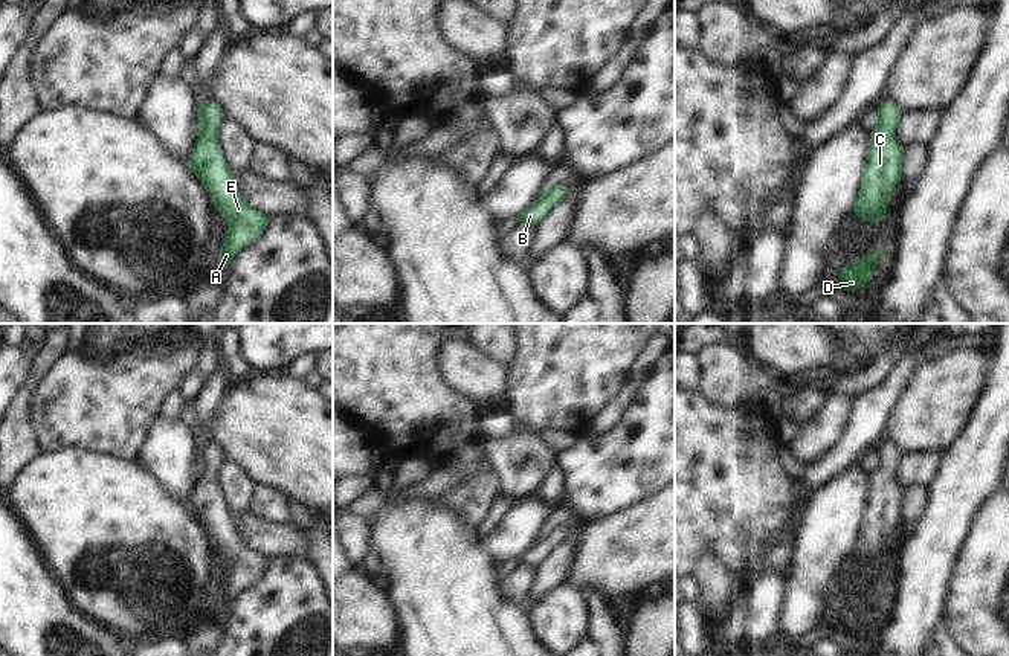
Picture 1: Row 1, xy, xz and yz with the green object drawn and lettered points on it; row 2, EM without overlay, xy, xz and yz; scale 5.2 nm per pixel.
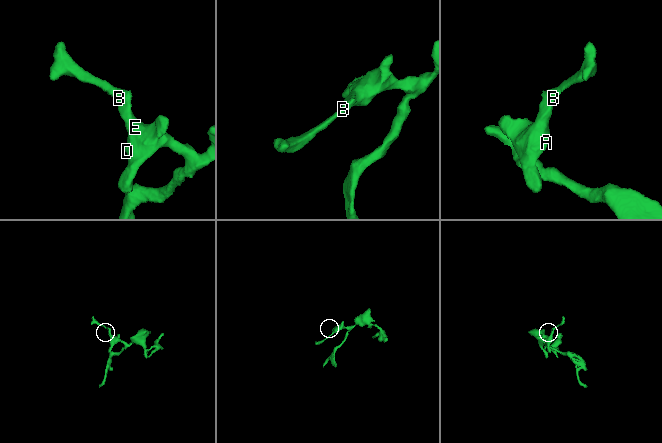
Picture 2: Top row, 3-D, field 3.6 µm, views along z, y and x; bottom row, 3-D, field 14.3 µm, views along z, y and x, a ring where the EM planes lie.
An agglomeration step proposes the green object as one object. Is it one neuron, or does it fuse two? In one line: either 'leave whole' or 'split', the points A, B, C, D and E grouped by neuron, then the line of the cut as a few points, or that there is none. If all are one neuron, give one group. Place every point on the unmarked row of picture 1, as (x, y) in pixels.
leave whole; A B C D E; no cut

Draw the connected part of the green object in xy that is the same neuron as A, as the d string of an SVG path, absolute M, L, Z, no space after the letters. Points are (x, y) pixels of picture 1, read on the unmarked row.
M212 439L203 444L195 442L194 452L200 467L188 508L212 537L212 552L230 564L221 595L215 598L218 610L224 615L235 597L260 580L270 558L249 548L224 502L217 482L218 467L226 461L224 453Z

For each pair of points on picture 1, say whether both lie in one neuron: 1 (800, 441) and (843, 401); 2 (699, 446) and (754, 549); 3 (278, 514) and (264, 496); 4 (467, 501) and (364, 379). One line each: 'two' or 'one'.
1: one
2: one
3: one
4: one

